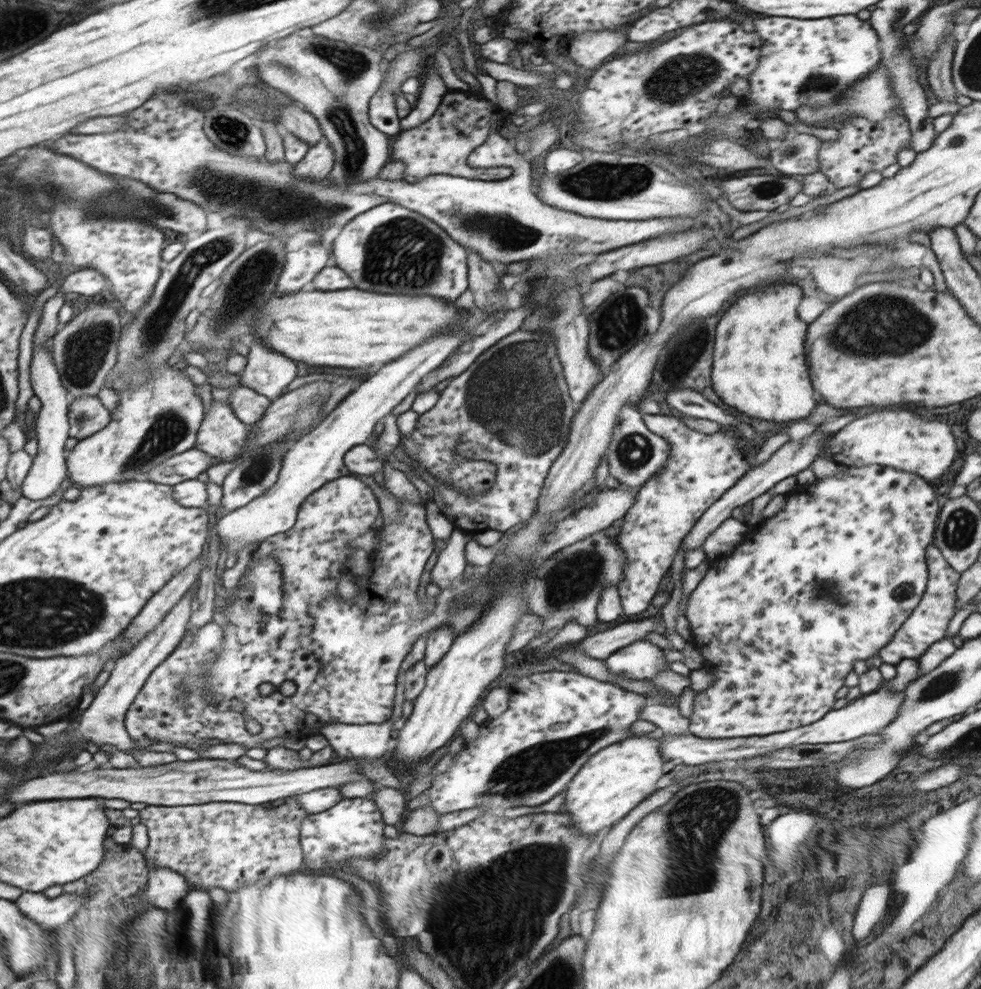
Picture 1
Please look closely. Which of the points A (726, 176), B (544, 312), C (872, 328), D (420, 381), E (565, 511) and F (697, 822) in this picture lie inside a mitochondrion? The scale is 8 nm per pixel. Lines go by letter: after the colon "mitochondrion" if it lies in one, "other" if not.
A: other
B: mitochondrion
C: mitochondrion
D: other
E: other
F: mitochondrion

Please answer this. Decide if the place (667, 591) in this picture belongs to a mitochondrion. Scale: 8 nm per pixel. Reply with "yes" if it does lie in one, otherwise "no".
no

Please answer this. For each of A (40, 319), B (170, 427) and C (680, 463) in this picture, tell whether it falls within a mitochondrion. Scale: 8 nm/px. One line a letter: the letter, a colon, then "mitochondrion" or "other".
A: other
B: mitochondrion
C: other

